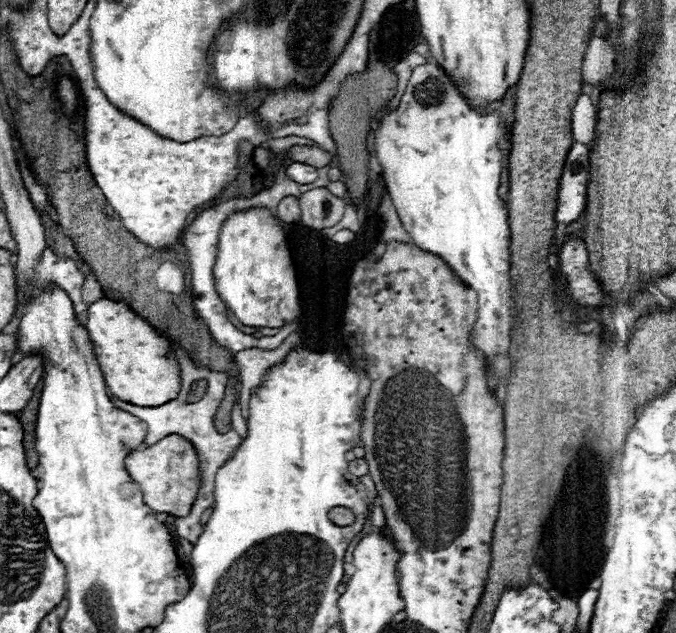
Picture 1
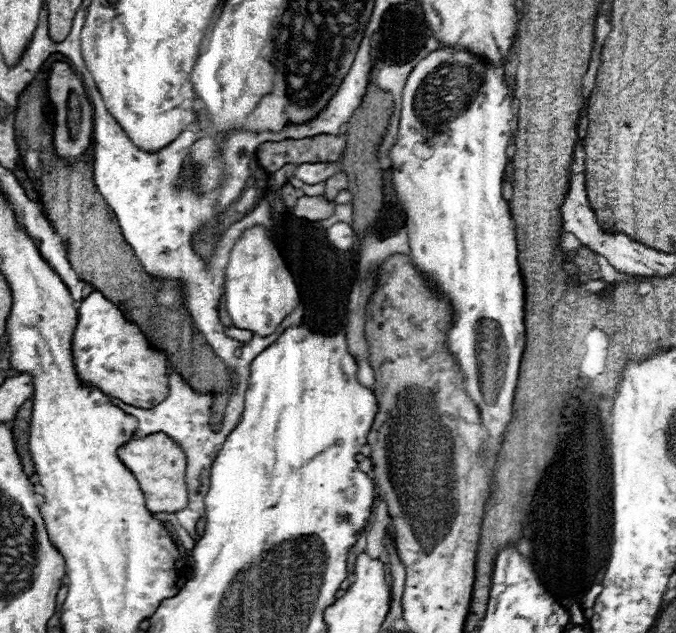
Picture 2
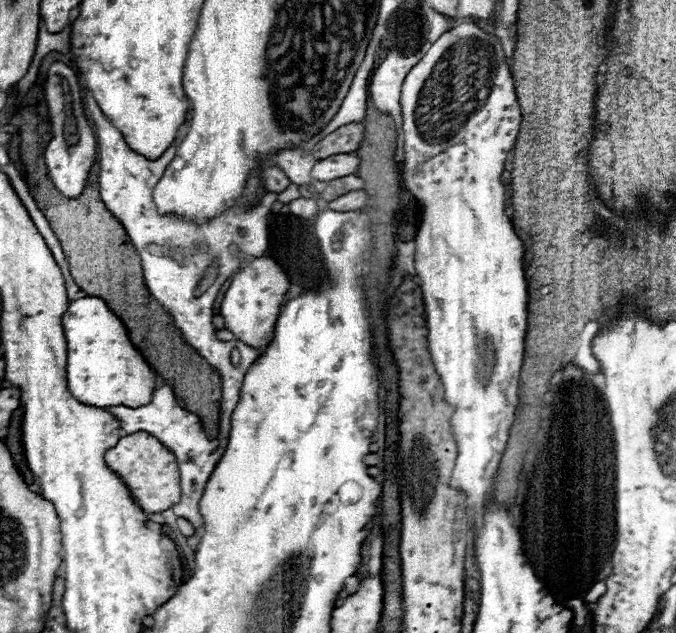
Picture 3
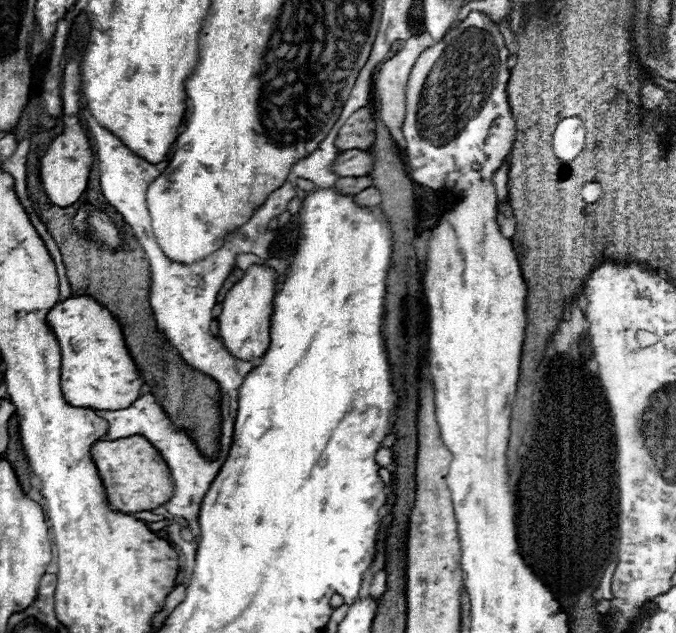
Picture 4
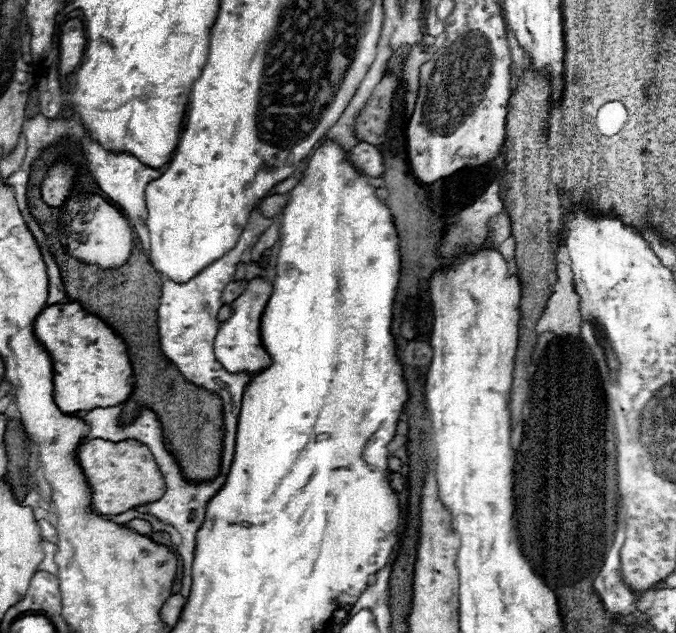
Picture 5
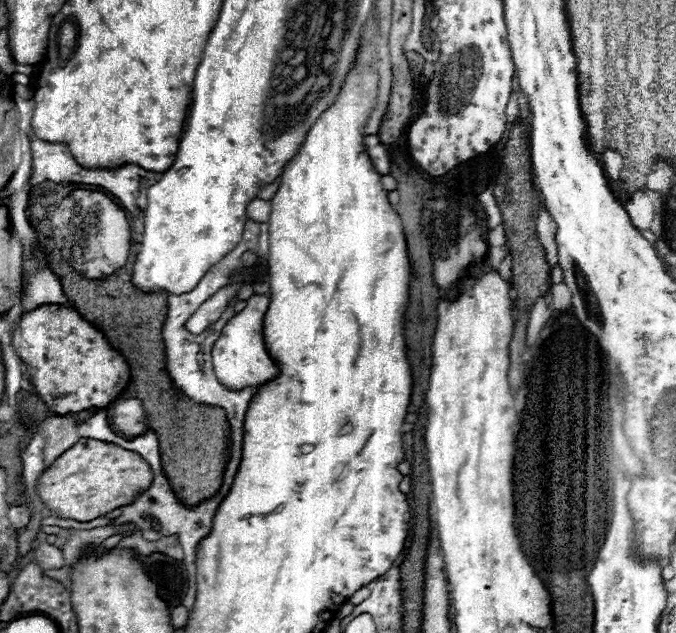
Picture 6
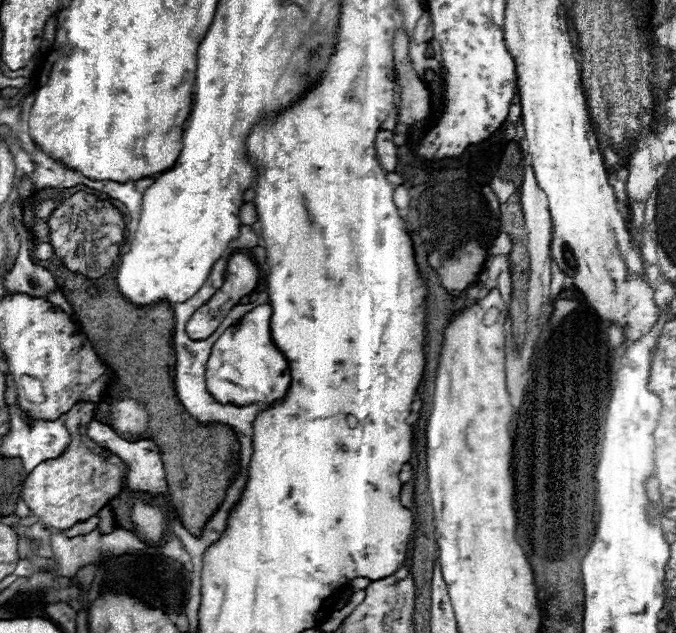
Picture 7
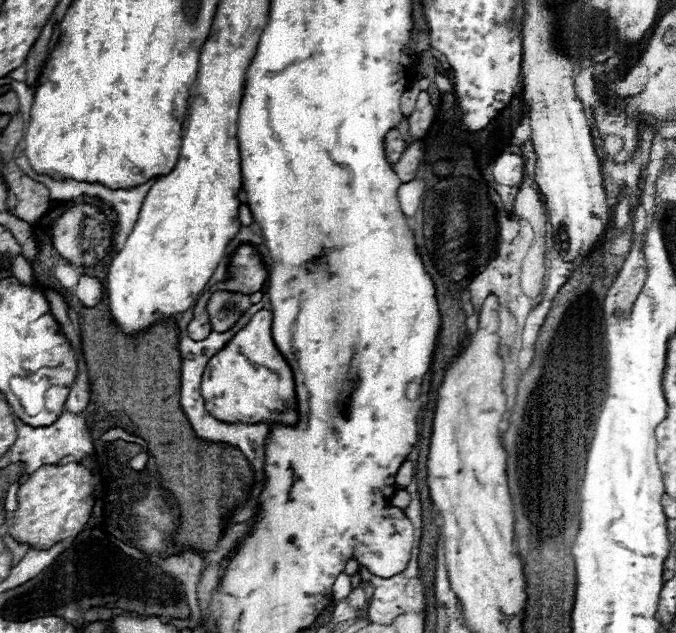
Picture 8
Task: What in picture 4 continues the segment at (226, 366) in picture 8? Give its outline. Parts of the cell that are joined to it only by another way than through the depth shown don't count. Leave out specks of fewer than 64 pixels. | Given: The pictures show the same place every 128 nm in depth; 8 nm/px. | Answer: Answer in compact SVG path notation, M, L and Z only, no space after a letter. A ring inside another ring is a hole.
M268 266L248 268L244 278L228 290L222 302L222 314L218 316L218 322L220 322L220 342L222 346L226 346L226 350L230 350L230 354L234 354L234 358L254 362L264 356L270 344L270 314L274 296L276 296L276 272Z

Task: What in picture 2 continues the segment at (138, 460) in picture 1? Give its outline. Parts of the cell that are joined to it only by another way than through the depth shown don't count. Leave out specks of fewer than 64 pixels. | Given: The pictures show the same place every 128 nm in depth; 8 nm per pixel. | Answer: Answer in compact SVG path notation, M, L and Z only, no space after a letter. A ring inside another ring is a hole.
M164 432L150 434L144 438L132 438L128 444L116 450L116 456L122 464L134 474L140 484L140 490L146 498L146 508L150 512L178 512L188 504L188 490L186 490L186 456L180 446L166 436Z

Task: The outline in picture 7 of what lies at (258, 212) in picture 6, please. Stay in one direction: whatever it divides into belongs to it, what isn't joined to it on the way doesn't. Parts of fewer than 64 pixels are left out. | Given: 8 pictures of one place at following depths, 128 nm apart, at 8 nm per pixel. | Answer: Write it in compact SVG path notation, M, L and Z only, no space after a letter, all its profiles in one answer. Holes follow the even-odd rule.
M246 202L246 204L240 208L240 222L246 224L246 226L250 226L250 224L254 224L256 220L258 220L258 214L256 214L254 204L252 204L252 202Z

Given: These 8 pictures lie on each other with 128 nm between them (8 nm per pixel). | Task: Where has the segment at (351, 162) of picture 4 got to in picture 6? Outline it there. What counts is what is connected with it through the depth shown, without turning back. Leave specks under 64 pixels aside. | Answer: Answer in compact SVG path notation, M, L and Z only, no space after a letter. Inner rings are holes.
M378 134L366 136L364 144L366 144L366 152L368 152L368 156L370 156L374 168L376 168L380 174L390 174L390 166L392 166L392 162L390 162L388 150L386 150L386 146L380 142Z

